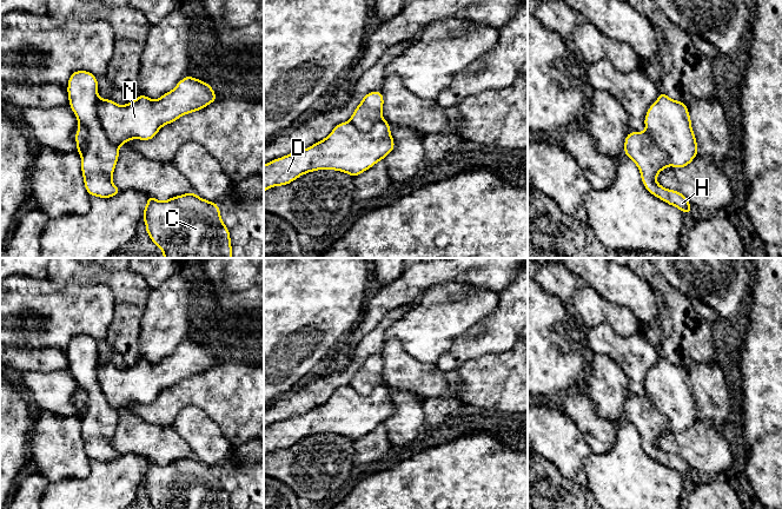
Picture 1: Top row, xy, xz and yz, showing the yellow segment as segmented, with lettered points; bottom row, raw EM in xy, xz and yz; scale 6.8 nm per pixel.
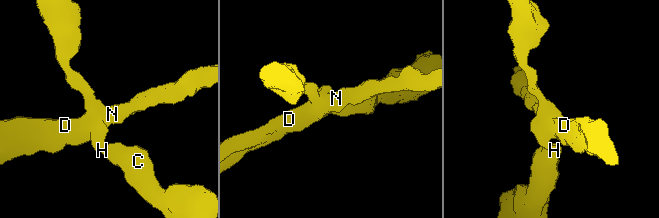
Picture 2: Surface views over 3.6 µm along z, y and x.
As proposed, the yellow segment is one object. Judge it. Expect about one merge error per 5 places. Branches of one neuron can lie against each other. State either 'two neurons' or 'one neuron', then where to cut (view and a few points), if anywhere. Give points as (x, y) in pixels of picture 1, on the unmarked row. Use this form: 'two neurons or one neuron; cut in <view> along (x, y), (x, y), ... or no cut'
two neurons; cut in xy along (97, 359), (98, 385), (106, 401), (118, 411)

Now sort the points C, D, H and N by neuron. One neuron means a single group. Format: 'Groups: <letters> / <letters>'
Groups: C H / D N

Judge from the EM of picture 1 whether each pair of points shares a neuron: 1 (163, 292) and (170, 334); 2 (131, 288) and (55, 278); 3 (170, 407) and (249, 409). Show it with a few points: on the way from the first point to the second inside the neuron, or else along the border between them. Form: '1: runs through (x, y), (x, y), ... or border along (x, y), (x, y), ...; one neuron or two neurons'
1: runs through (163, 303), (165, 323); one neuron
2: runs through (112, 277), (104, 275), (74, 275); one neuron
3: runs through (190, 397), (229, 397); one neuron

